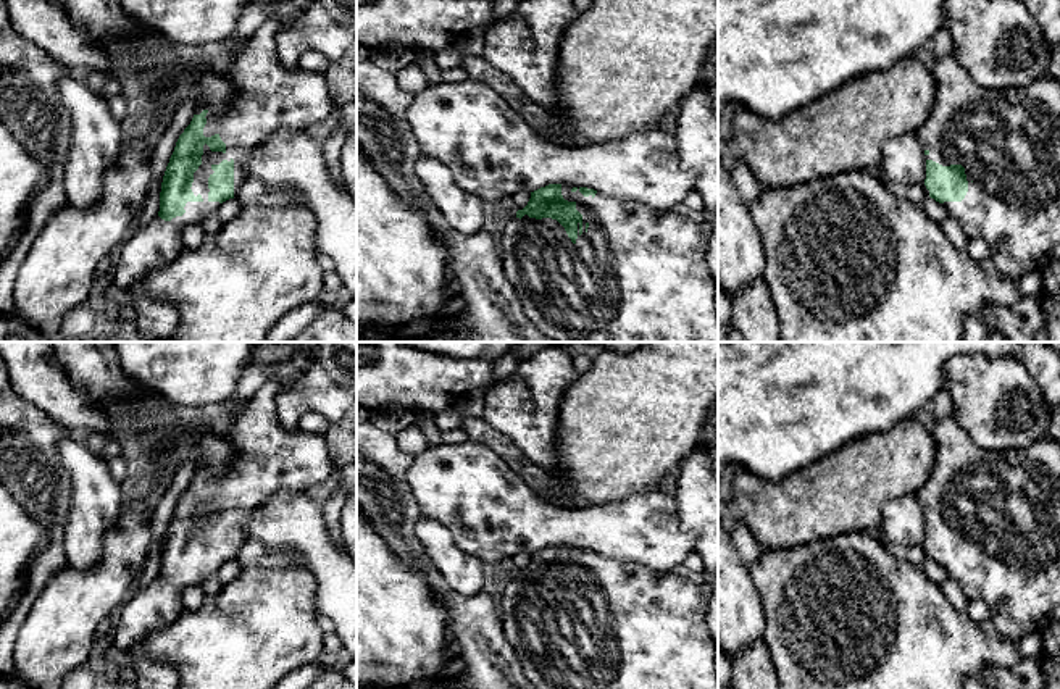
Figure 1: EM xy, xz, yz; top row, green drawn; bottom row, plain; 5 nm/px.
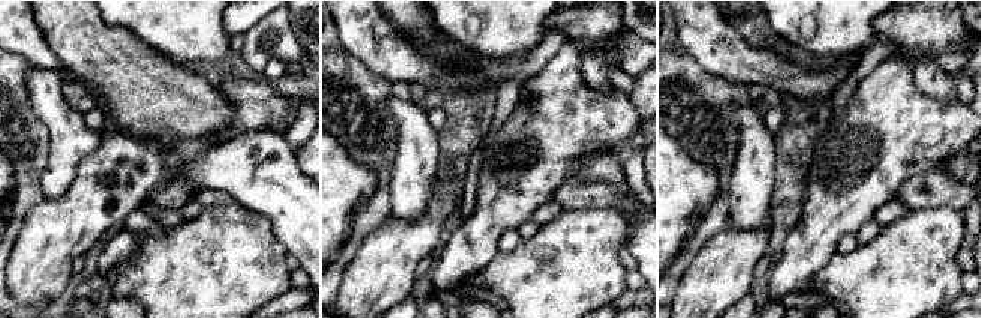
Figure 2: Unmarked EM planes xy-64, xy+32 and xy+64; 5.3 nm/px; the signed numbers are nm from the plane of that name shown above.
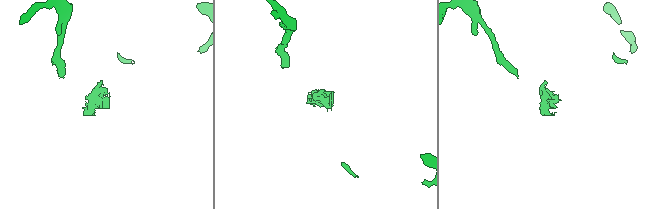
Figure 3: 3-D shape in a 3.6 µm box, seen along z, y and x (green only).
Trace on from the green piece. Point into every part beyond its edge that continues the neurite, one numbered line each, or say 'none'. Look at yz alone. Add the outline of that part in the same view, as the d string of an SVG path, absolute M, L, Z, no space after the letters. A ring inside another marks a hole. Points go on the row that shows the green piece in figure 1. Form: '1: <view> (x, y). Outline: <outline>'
1: yz (1009, 141). Outline: M954 55L936 58L931 68L936 82L936 97L928 119L918 127L918 142L929 153L926 160L933 160L942 166L962 165L965 168L968 192L962 202L944 202L949 218L955 219L968 239L984 239L992 248L992 263L1000 274L1007 279L1018 282L1033 269L1039 268L1039 260L1055 245L1060 244L1060 81L1045 74L1036 79L1028 87L995 90L976 84L968 73L962 68Z

